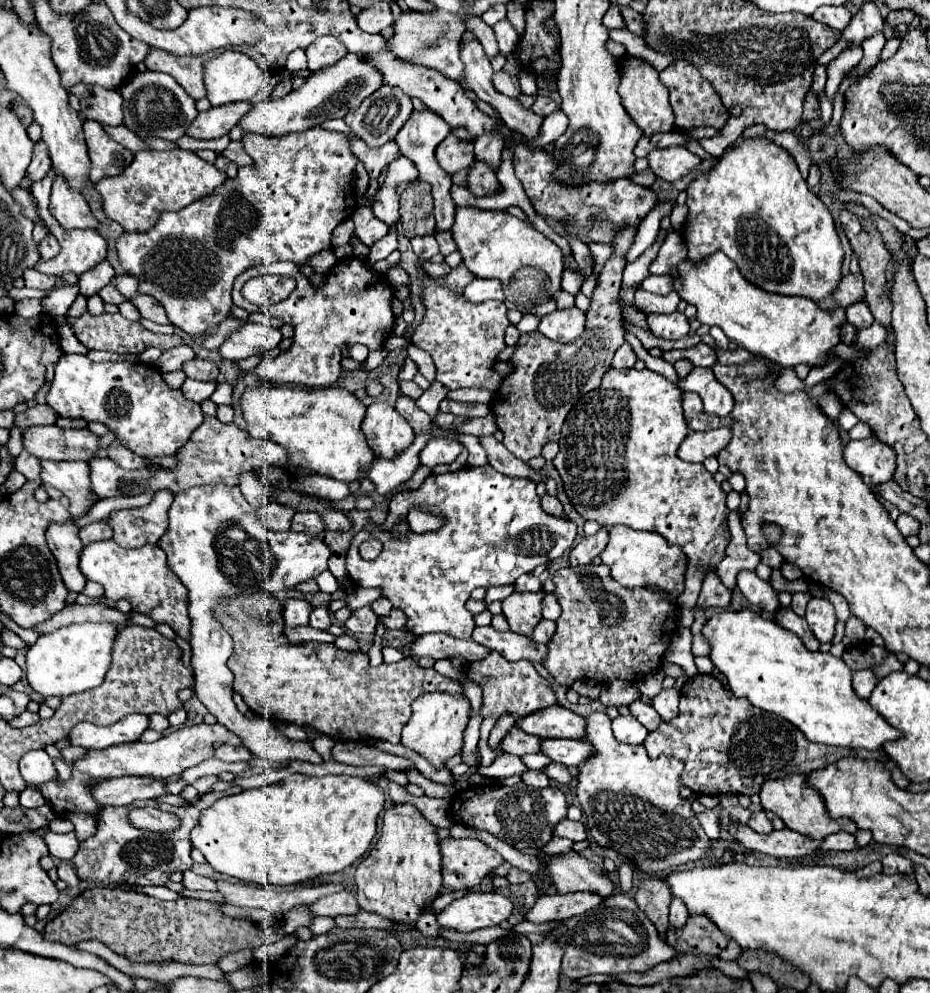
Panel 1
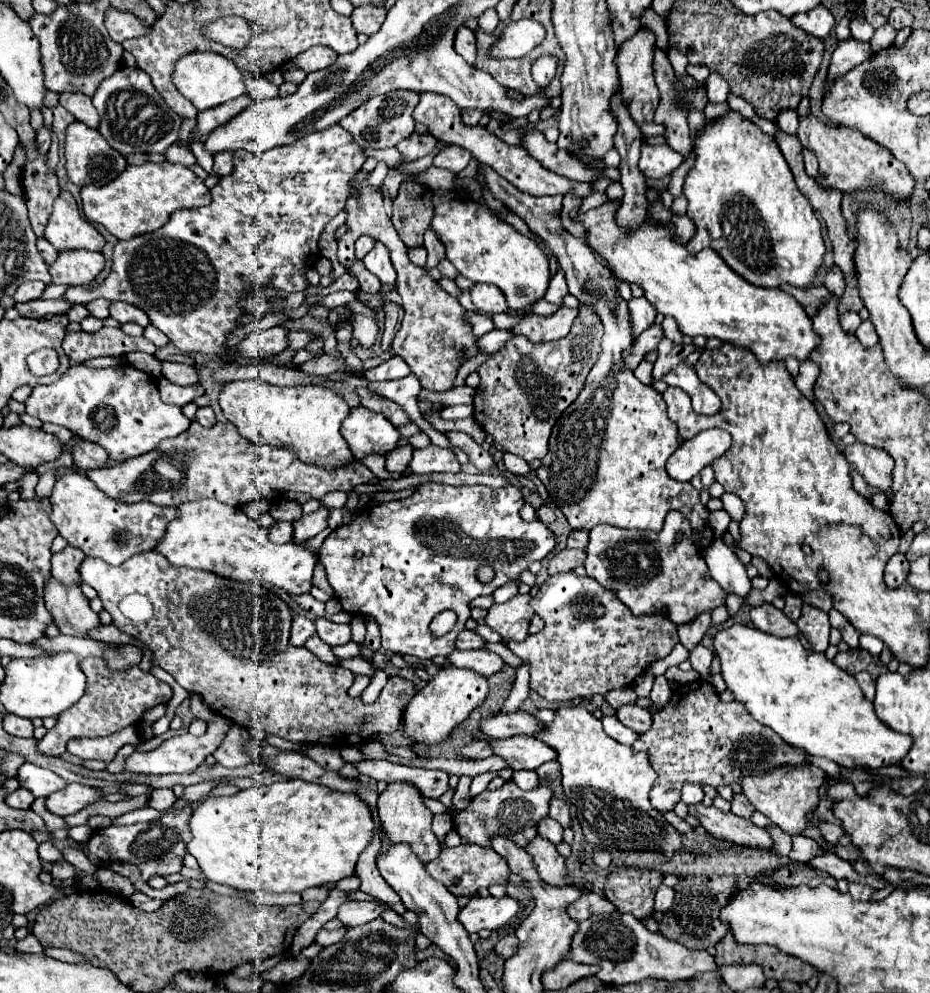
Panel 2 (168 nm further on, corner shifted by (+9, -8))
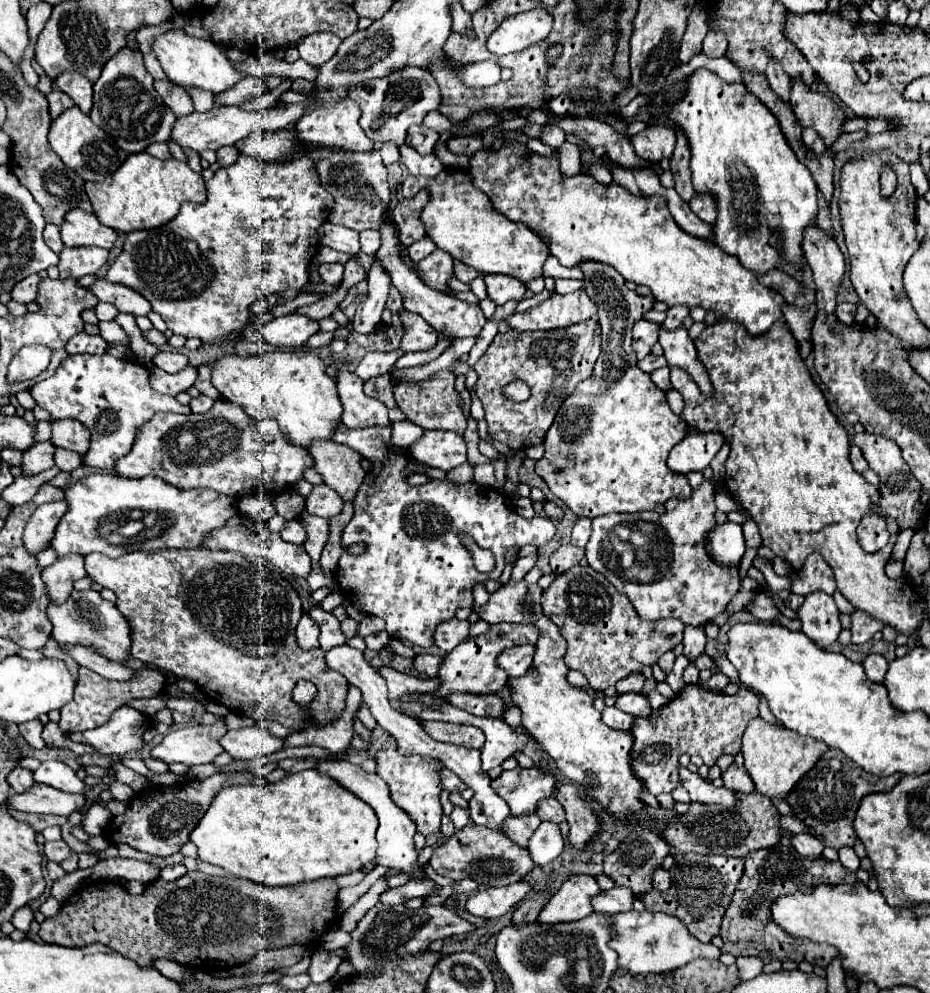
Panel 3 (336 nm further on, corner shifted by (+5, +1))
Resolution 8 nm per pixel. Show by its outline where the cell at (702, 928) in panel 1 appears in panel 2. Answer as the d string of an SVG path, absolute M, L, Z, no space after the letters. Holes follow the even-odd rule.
M688 875L682 879L680 885L674 887L676 899L674 907L670 913L666 913L662 919L658 919L660 933L666 939L672 939L688 949L708 949L716 945L726 933L728 933L728 923L722 923L718 919L720 907L726 905L730 893L736 889L738 879L736 877L702 877L702 875Z

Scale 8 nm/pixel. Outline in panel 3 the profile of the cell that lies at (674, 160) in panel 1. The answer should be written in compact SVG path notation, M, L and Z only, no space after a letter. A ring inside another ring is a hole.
M650 124L646 130L634 134L630 142L640 158L660 162L662 158L672 156L676 146L676 130L664 124Z

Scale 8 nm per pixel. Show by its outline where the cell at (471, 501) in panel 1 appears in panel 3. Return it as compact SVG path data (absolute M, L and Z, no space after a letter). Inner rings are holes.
M342 422L338 428L334 428L334 442L346 444L352 450L360 452L364 458L370 460L372 468L366 474L358 494L354 496L354 518L348 522L342 534L342 556L340 556L340 570L336 574L336 580L344 592L344 598L350 602L356 602L362 610L368 614L374 614L386 622L386 632L392 638L398 638L402 642L410 642L416 646L432 646L432 634L438 624L454 618L458 608L472 606L472 588L476 582L498 580L504 570L504 554L510 546L544 546L548 544L556 528L548 518L532 518L526 520L518 516L512 508L506 506L506 498L498 494L490 486L480 484L452 484L434 480L424 486L410 486L408 476L416 471L410 468L410 458L406 454L396 454L397 448L390 440L392 426L386 428L346 428ZM466 532L480 548L486 548L494 554L496 566L490 574L482 574L474 568L472 554L462 546L458 534ZM352 544L364 544L364 554L354 556L348 552Z

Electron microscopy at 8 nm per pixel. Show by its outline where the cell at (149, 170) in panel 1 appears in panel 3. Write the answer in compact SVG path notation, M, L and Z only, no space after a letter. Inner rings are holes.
M146 152L130 154L124 164L102 182L86 182L86 194L94 206L96 218L118 232L132 230L152 230L164 226L170 218L176 218L180 212L180 204L186 200L206 202L206 186L204 178L186 162L176 158L158 160Z

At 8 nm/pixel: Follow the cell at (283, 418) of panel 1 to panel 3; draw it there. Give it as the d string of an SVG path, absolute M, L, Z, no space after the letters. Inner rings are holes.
M268 350L260 356L246 358L238 354L222 354L218 360L210 362L210 368L212 368L212 384L222 394L224 400L242 406L246 414L250 414L256 420L266 418L278 420L286 440L290 440L292 444L308 448L316 438L328 440L332 436L332 430L340 422L342 404L338 398L336 380L326 374L326 366L314 350Z

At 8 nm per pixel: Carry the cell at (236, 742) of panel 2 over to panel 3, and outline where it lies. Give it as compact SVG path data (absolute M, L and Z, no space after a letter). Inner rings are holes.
M254 724L248 728L228 730L220 744L234 760L256 760L262 756L270 756L284 748L284 740L272 736L266 728Z

